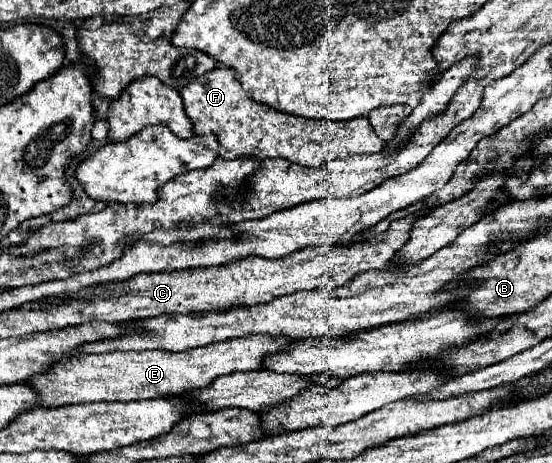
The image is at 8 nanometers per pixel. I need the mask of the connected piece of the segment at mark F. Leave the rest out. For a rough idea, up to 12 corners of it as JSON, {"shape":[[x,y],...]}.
{"shape":[[229,67],[181,91],[219,157],[319,167],[385,143],[367,117],[305,119],[249,99]]}

